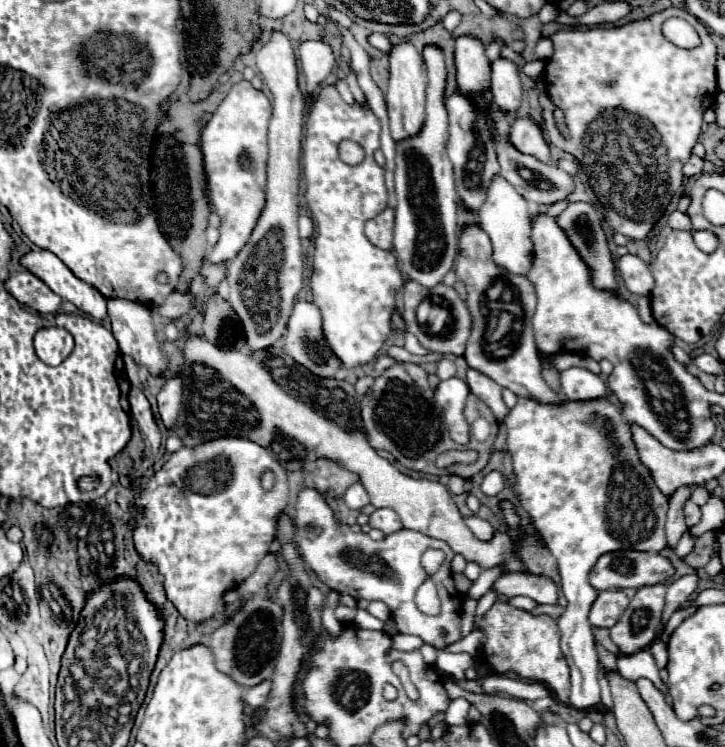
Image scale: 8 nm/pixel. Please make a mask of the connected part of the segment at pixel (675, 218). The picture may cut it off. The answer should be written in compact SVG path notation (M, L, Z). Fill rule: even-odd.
M674 211L674 213L668 217L668 225L670 225L672 229L692 231L692 223L688 223L688 215L686 215L686 213L680 213L680 211Z

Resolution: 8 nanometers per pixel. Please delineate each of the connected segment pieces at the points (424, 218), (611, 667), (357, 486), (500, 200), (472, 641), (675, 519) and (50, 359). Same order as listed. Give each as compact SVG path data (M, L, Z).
M428 45L424 49L424 65L428 77L426 123L420 135L396 143L396 225L394 253L400 259L400 271L410 279L434 287L452 269L458 251L458 195L454 187L452 163L446 153L448 113L444 107L446 65L442 49Z
M596 642L596 649L598 651L598 666L600 671L608 673L608 671L617 671L617 658L611 652L602 647Z
M354 483L354 485L350 485L350 487L346 489L346 493L342 495L342 501L344 501L350 509L362 509L364 505L370 503L370 497L368 497L368 493L366 493L366 489L364 489L362 483Z
M494 175L488 193L486 193L486 201L478 211L480 223L484 227L484 231L490 235L492 245L494 245L494 259L500 267L518 273L518 275L526 275L528 267L532 267L532 225L530 225L530 211L528 205L524 201L524 197L502 177L502 175Z
M474 629L468 637L456 641L454 645L448 647L448 651L468 651L470 655L478 657L480 653L480 647L484 645L484 635L482 635L482 629Z
M680 487L676 495L672 495L672 503L668 505L668 521L666 521L666 537L668 537L668 549L676 549L678 539L686 533L686 523L684 523L684 513L682 505L690 497L690 487Z
M42 329L34 339L36 355L48 365L60 365L74 349L74 339L66 329Z

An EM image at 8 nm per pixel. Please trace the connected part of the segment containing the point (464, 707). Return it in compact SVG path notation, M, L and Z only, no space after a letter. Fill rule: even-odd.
M458 697L450 703L450 707L446 709L446 723L448 725L460 725L466 723L466 715L470 709L470 701L464 697Z

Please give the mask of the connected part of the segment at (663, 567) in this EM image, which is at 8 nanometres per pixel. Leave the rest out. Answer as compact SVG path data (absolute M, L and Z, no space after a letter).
M612 551L598 559L590 571L590 585L596 591L644 587L666 581L674 573L668 559L644 551Z

